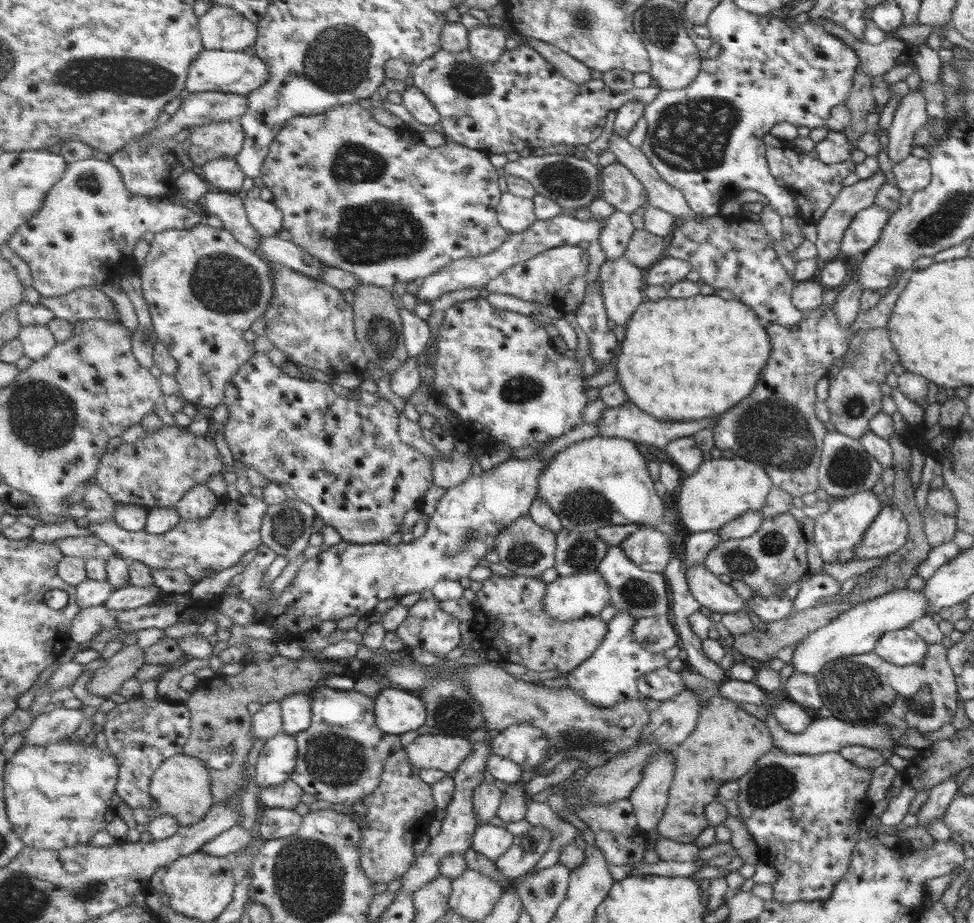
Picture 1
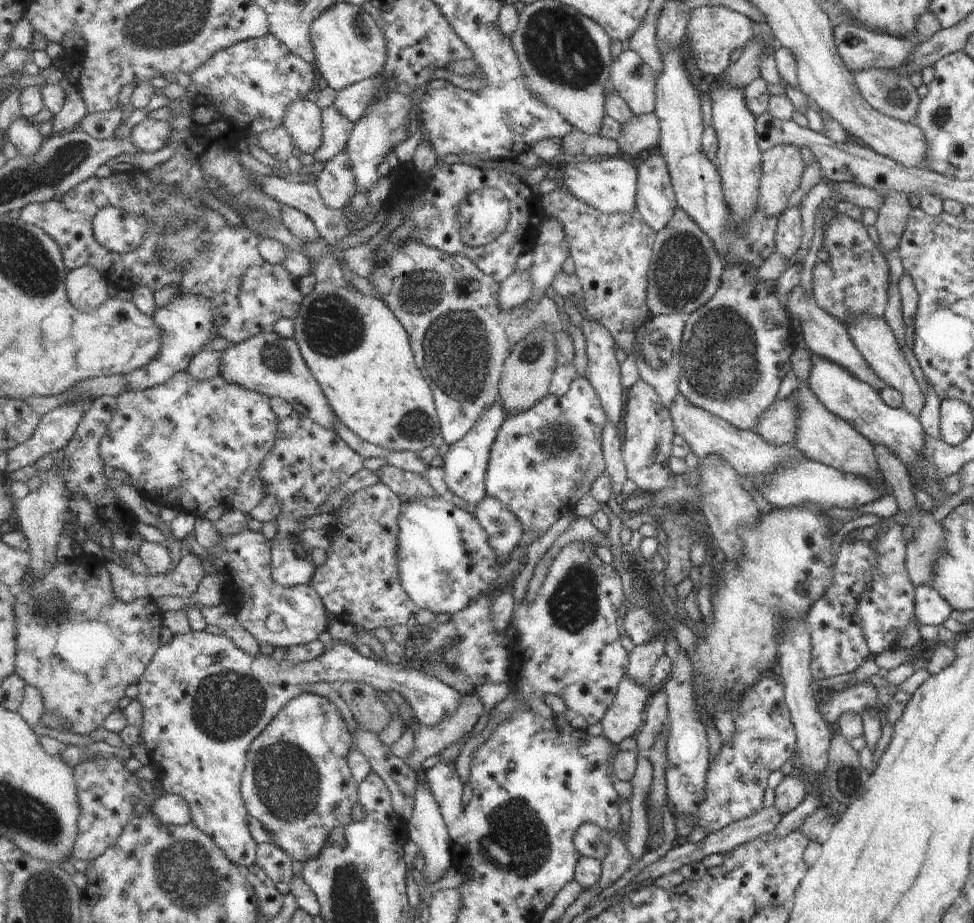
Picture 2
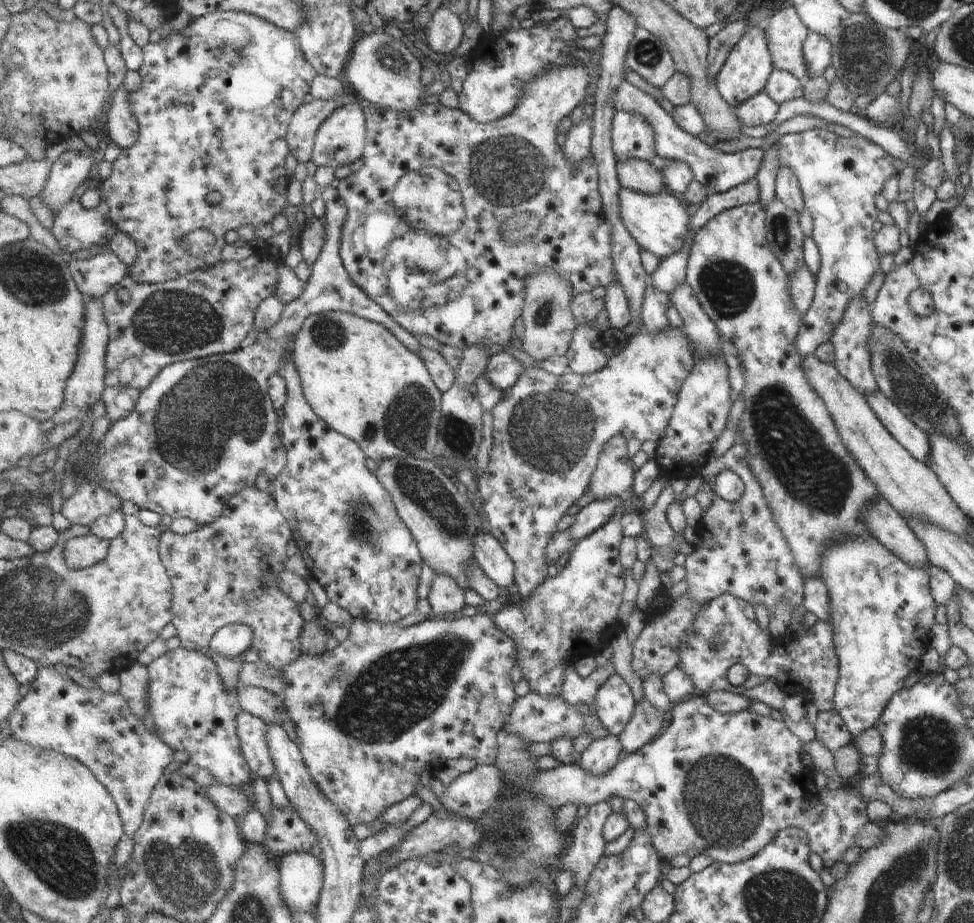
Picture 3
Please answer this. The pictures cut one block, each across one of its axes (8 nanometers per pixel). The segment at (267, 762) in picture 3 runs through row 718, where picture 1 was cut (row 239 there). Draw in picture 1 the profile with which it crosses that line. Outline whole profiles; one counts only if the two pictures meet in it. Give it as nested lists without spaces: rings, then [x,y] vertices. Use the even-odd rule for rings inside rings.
[[[211,189],[202,201],[203,211],[205,214],[215,215],[223,222],[223,227],[241,243],[245,244],[247,248],[253,250],[253,253],[262,256],[267,264],[271,264],[274,268],[274,298],[269,303],[269,308],[265,314],[266,321],[266,337],[280,349],[286,356],[287,360],[301,365],[304,369],[314,368],[325,372],[334,381],[343,373],[358,373],[372,367],[370,360],[366,355],[363,345],[360,343],[356,333],[356,326],[354,323],[354,306],[349,304],[343,293],[333,285],[327,284],[321,279],[310,277],[287,265],[281,263],[273,263],[267,260],[265,255],[261,255],[260,240],[262,240],[261,233],[251,224],[250,216],[247,214],[244,198],[242,194],[235,195],[234,193],[227,193],[221,190]]]

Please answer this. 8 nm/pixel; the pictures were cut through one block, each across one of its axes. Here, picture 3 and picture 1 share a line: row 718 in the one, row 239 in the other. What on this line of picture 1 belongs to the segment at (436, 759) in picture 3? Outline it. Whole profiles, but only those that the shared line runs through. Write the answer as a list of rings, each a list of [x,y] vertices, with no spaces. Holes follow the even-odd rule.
[[[353,103],[350,105],[339,106],[337,108],[333,108],[333,110],[324,113],[317,114],[315,116],[293,116],[291,120],[289,120],[286,126],[282,127],[282,131],[275,137],[273,143],[270,146],[270,153],[266,158],[266,162],[262,168],[262,178],[263,185],[265,187],[269,187],[271,192],[273,192],[273,202],[283,211],[284,214],[284,229],[287,230],[291,234],[291,240],[304,248],[307,253],[311,254],[311,256],[315,256],[315,258],[319,258],[321,262],[325,263],[328,266],[339,268],[346,270],[347,272],[352,272],[360,281],[367,284],[373,284],[380,287],[390,288],[395,286],[395,284],[399,284],[399,282],[411,282],[411,280],[415,280],[415,278],[427,278],[439,270],[443,270],[447,265],[455,260],[461,260],[468,257],[477,257],[477,256],[487,256],[489,254],[493,254],[495,250],[502,246],[506,240],[510,239],[510,234],[506,228],[501,226],[501,223],[498,219],[498,211],[497,207],[502,199],[501,188],[499,188],[499,174],[497,174],[497,168],[489,162],[489,154],[479,149],[469,148],[468,146],[459,144],[455,141],[447,141],[443,146],[433,148],[431,145],[425,144],[422,141],[421,134],[413,131],[410,127],[387,127],[386,125],[379,124],[378,121],[375,121],[375,118],[371,116],[371,112],[369,110],[365,110],[363,106],[359,106],[358,103]]]

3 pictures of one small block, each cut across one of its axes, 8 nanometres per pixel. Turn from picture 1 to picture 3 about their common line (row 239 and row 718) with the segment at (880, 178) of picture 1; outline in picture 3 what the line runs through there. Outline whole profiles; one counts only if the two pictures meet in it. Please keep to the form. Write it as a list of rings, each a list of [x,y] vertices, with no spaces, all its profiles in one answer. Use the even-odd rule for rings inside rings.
[[[832,710],[816,714],[814,738],[831,753],[853,741],[853,736],[849,734],[839,715]]]

